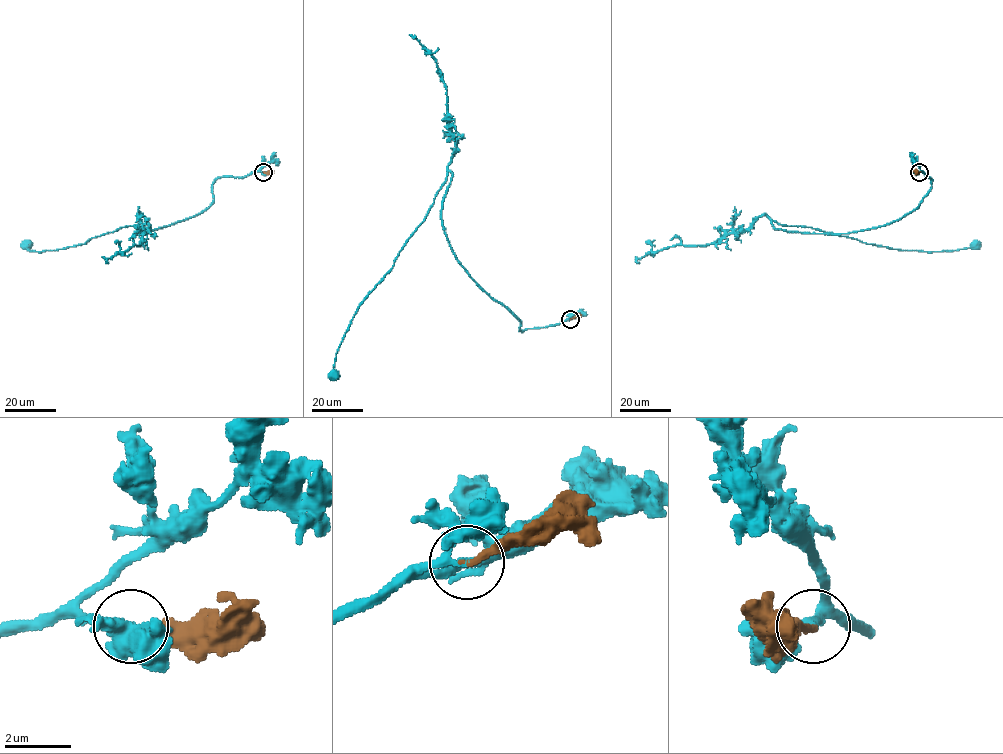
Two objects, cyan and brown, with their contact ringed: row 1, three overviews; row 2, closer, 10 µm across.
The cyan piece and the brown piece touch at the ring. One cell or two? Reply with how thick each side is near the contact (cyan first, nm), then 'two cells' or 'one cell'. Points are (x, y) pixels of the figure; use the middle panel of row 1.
calibres 190 and 240 nm; one cell

